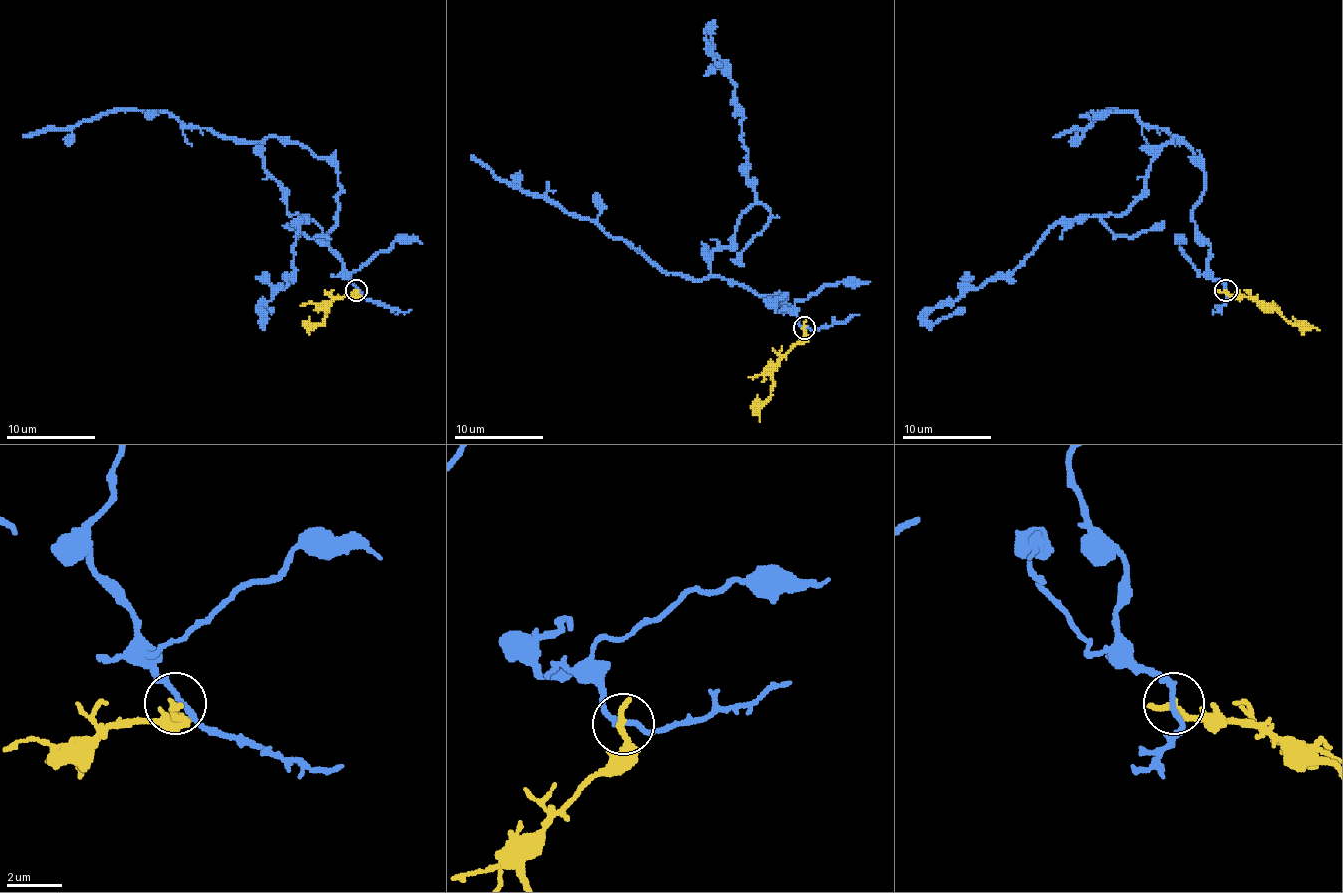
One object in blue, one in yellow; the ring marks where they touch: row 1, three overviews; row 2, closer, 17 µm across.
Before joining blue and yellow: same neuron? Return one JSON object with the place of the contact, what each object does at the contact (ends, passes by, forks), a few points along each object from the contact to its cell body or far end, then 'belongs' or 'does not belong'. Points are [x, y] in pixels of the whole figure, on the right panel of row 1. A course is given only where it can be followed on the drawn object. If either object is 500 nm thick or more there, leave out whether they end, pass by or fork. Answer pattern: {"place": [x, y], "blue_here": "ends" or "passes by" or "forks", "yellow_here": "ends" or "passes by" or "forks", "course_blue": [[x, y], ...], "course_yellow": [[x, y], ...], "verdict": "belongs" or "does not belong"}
{"place": [1225, 290], "blue_here": "passes by", "yellow_here": "ends", "course_blue": [[1226, 290], [1193, 219], [1204, 170], [1175, 137], [1126, 210], [1062, 219], [927, 321], [964, 310]], "course_yellow": [[1226, 290], [1253, 296], [1292, 323], [1319, 330]], "verdict": "does not belong"}

